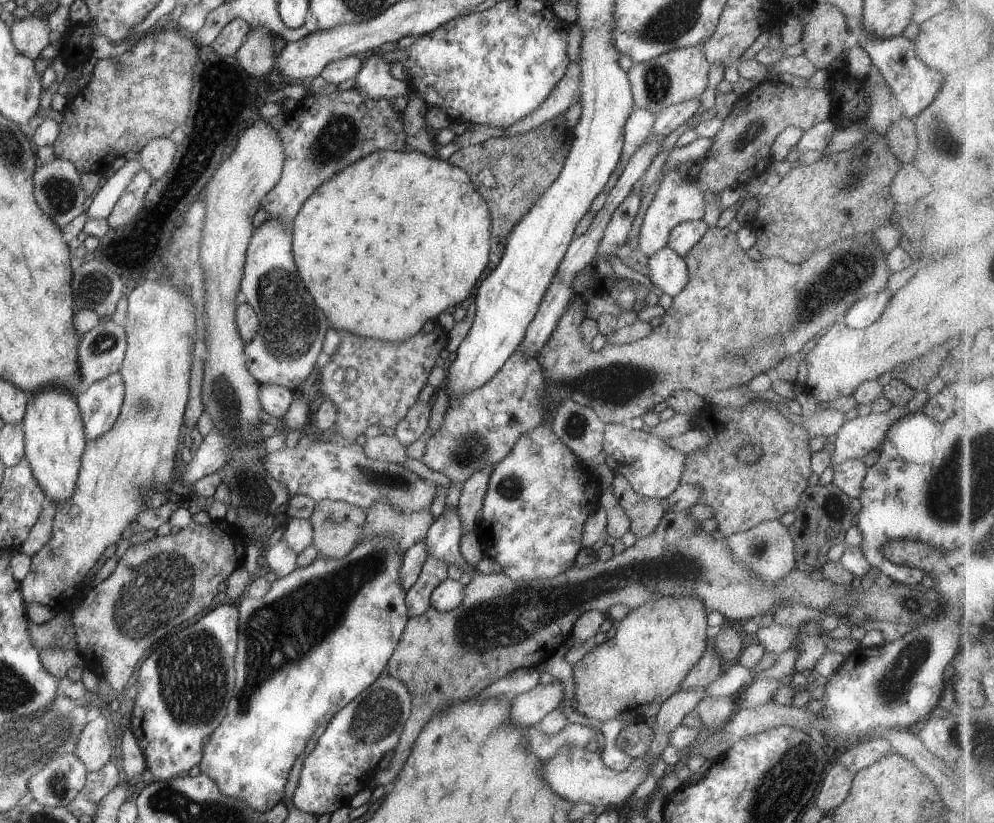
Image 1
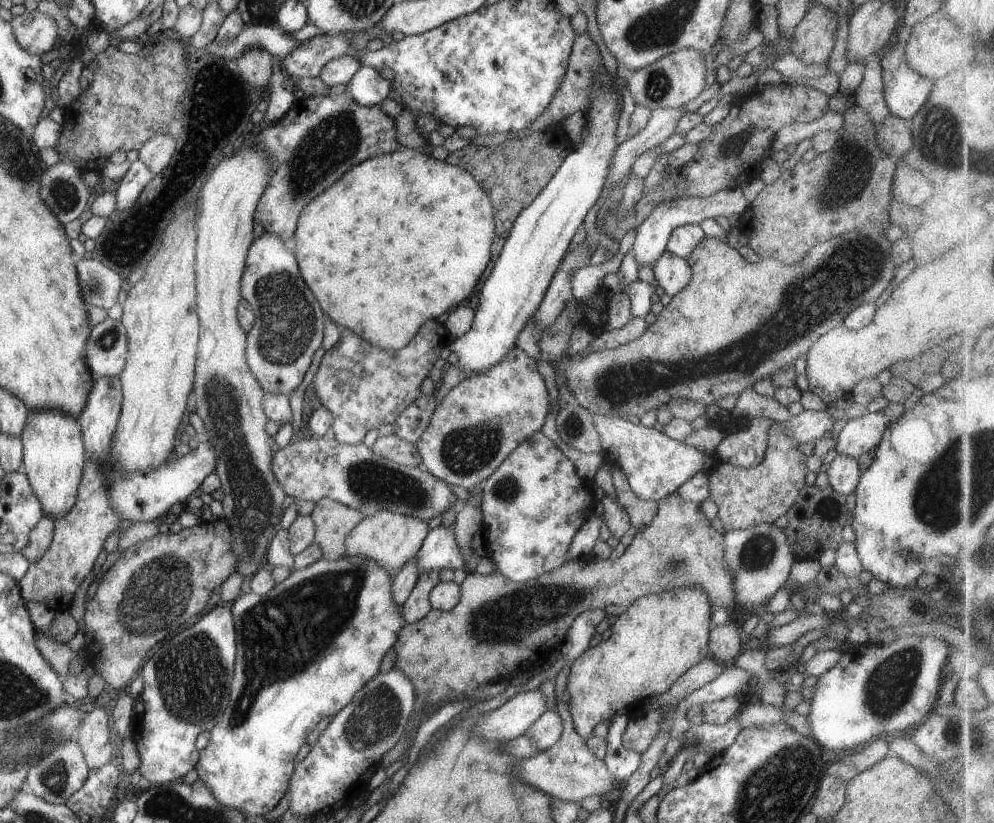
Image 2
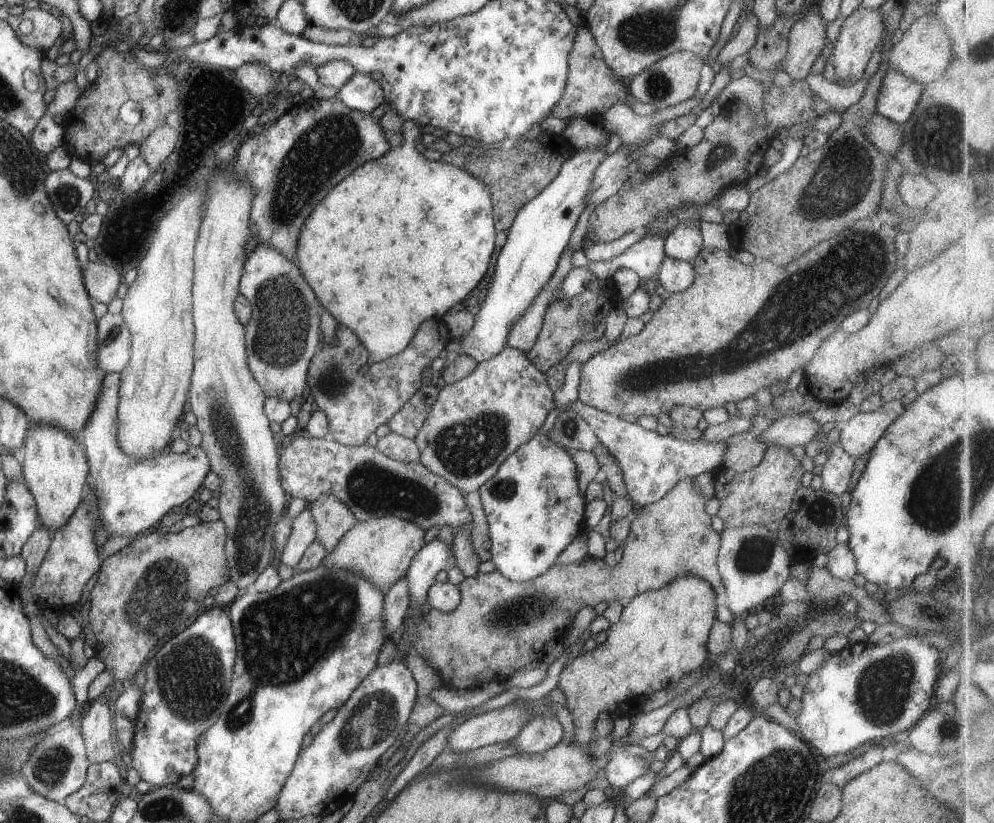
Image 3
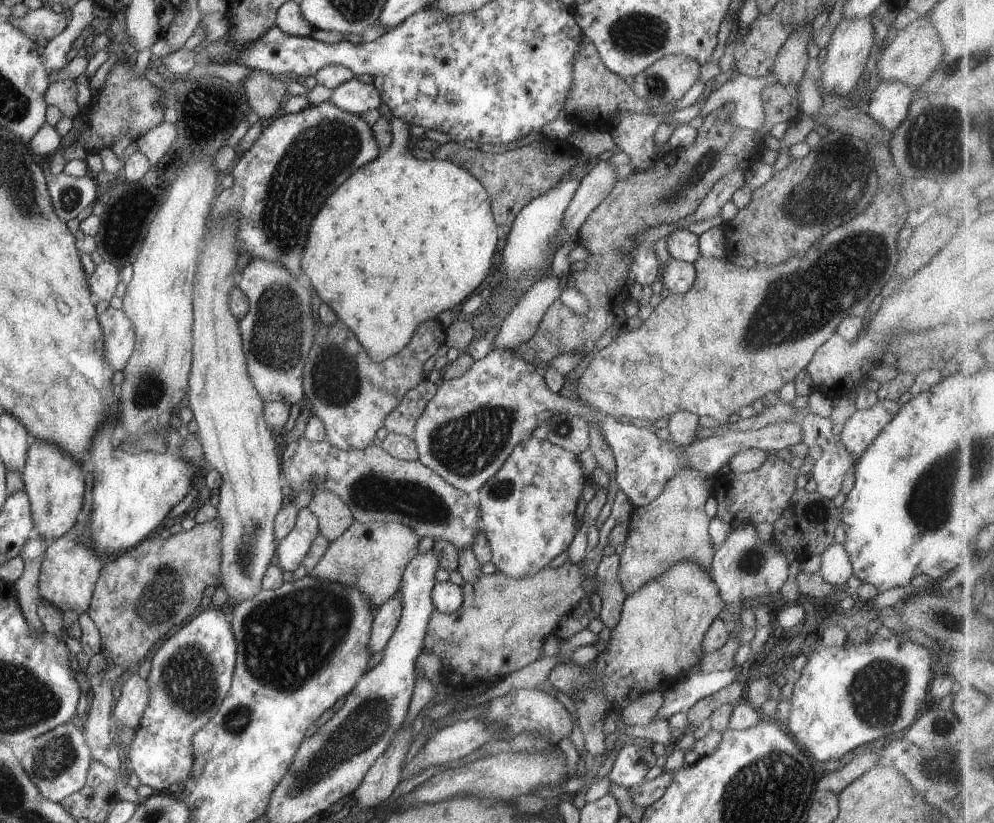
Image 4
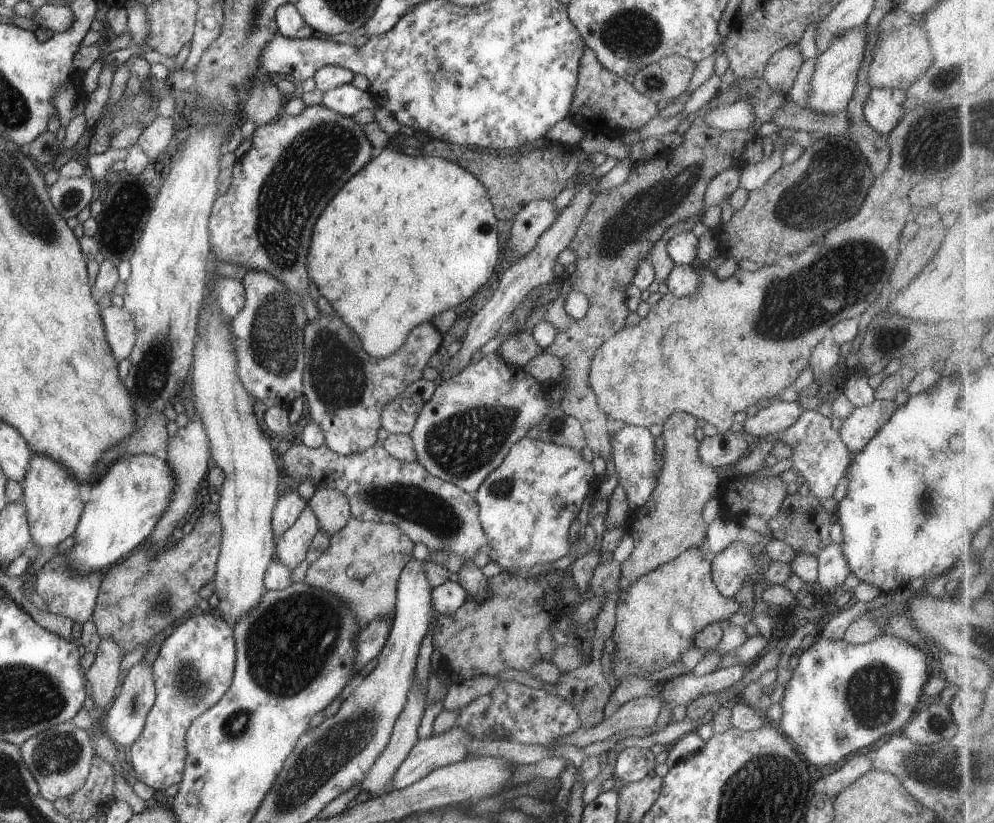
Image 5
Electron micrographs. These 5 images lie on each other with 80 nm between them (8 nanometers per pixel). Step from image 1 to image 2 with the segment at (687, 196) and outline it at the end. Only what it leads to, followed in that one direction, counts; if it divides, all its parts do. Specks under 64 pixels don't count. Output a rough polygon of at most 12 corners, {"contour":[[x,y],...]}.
{"contour":[[741,187],[709,197],[674,197],[637,226],[632,246],[653,268],[679,226],[742,214]]}

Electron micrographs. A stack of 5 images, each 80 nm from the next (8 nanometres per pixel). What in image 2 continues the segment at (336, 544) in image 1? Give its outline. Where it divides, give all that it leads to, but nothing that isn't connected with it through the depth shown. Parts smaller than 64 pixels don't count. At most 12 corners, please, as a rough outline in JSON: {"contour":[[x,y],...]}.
{"contour":[[324,497],[310,517],[323,558],[346,552],[348,533],[365,516]]}

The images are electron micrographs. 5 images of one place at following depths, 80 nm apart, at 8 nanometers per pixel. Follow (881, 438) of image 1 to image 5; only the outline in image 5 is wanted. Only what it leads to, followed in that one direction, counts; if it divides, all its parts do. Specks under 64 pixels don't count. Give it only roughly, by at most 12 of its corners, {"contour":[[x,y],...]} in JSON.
{"contour":[[894,400],[855,407],[838,431],[851,453],[891,419]]}

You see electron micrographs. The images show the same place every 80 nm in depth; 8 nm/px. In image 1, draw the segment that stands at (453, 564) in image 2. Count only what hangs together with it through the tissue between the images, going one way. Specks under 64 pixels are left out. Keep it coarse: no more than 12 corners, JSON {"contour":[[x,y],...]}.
{"contour":[[445,507],[425,536],[429,557],[474,570],[460,552],[458,509]]}

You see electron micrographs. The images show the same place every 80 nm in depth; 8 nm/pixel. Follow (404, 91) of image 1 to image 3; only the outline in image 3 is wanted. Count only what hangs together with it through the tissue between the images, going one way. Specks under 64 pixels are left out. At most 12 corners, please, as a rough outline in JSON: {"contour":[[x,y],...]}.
{"contour":[[354,73],[336,96],[352,110],[371,113],[386,103],[381,82]]}

